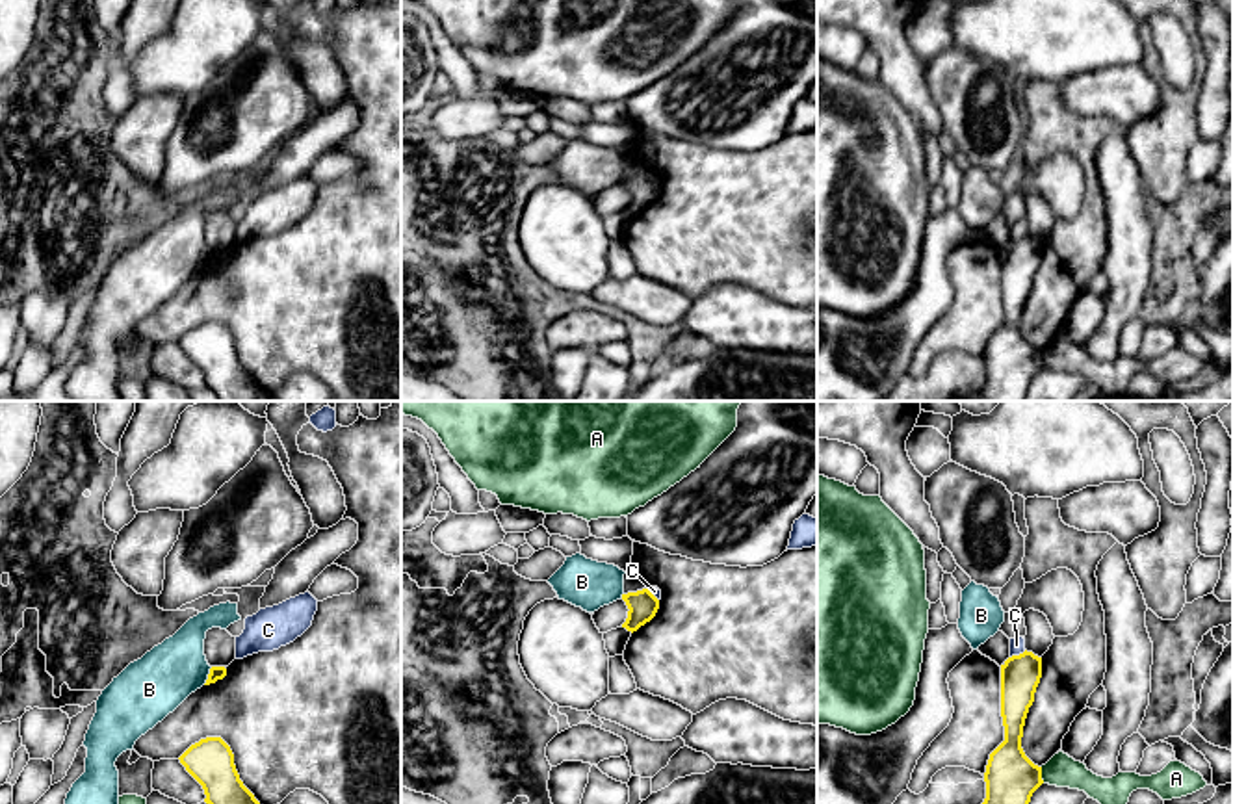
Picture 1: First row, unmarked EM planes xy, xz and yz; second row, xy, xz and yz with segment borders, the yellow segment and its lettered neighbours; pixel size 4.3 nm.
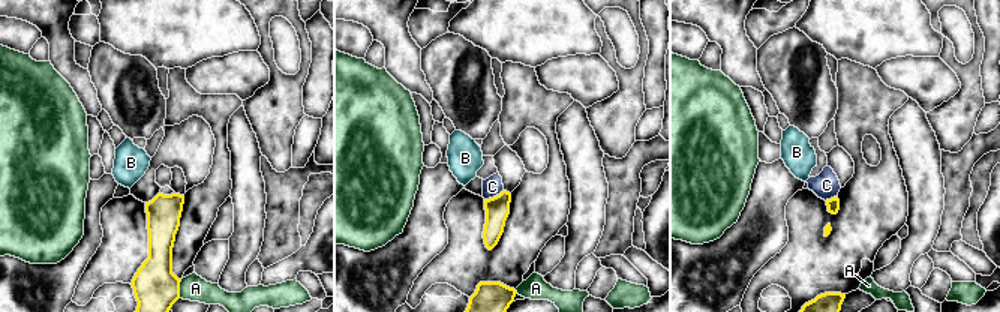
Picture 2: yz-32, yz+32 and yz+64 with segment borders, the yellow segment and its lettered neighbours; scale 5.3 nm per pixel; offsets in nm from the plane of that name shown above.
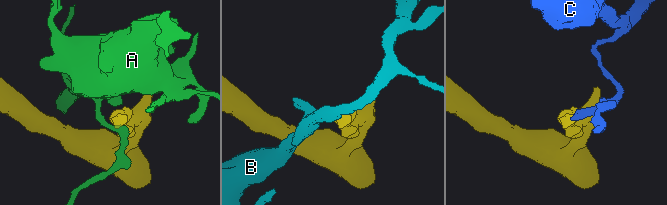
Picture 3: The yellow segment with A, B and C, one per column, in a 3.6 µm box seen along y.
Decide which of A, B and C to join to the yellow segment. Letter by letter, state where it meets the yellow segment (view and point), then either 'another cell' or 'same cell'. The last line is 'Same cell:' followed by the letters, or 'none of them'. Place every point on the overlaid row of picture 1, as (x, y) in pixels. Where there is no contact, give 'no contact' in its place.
A: contact yz (1040, 775); another cell
B: contact xy (208, 676); another cell
C: contact yz (1020, 654); another cell
Same cell: none of them

